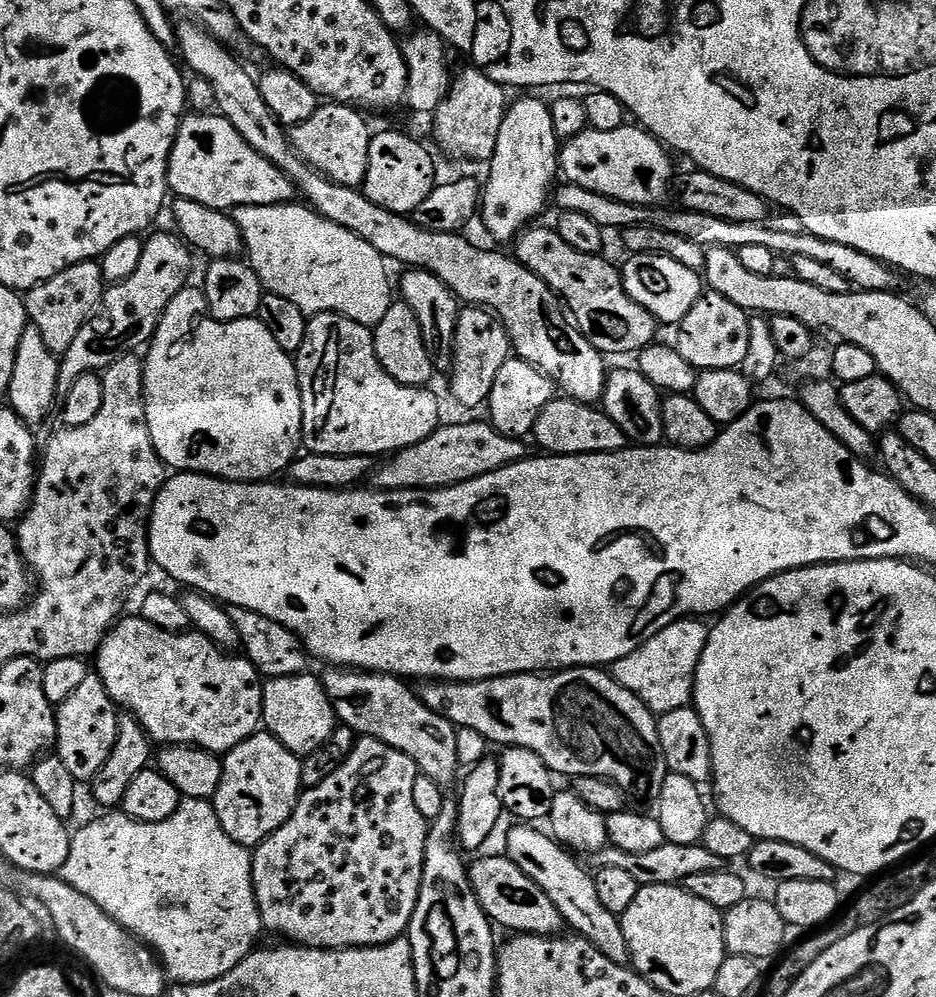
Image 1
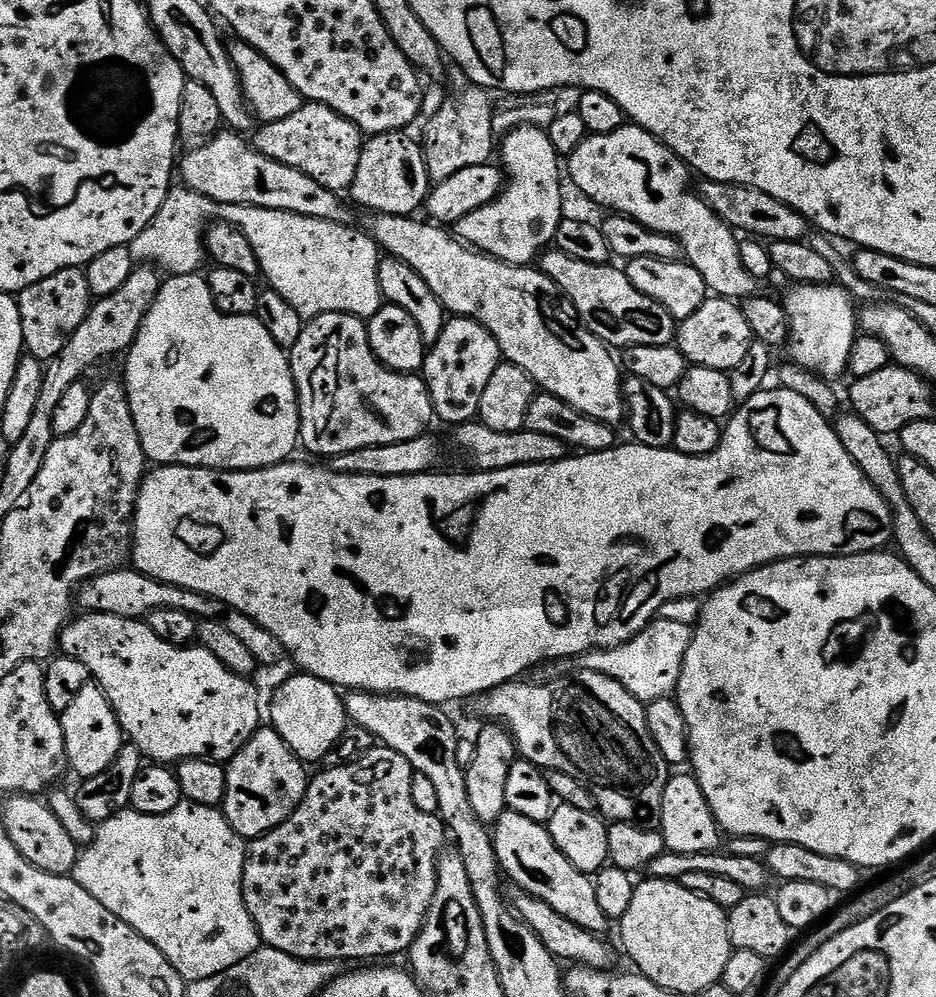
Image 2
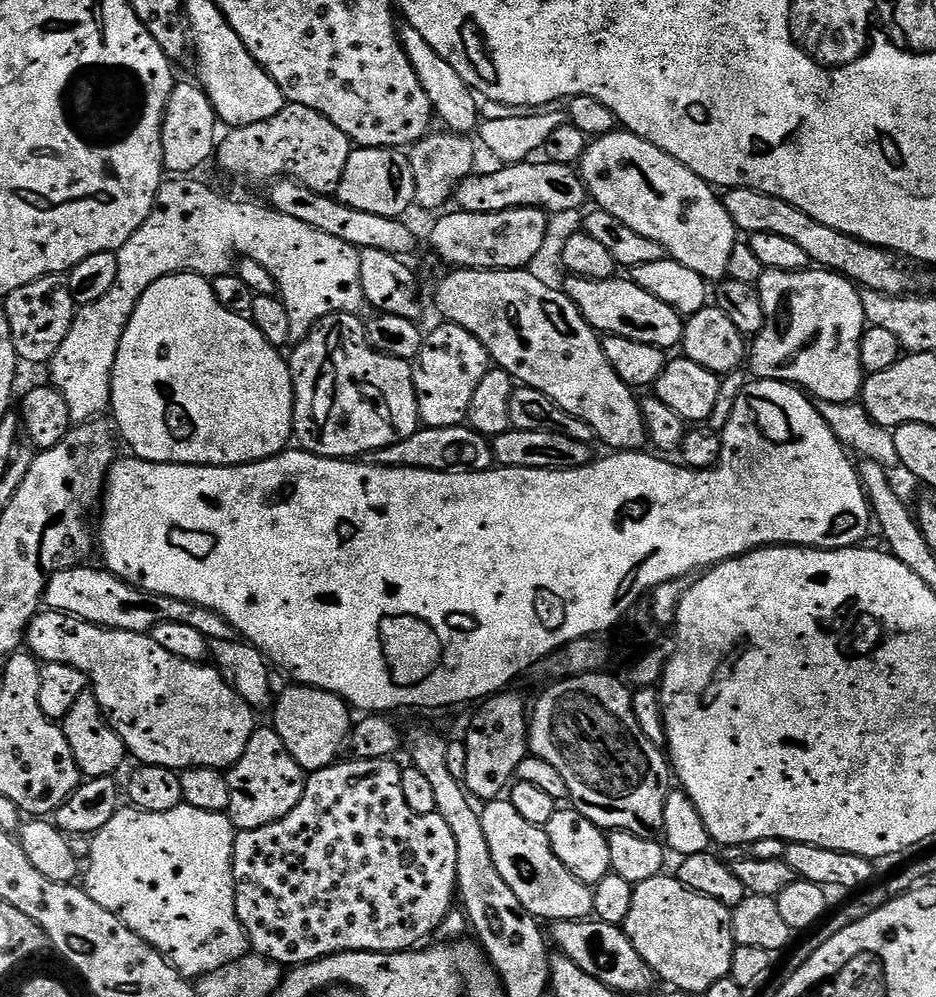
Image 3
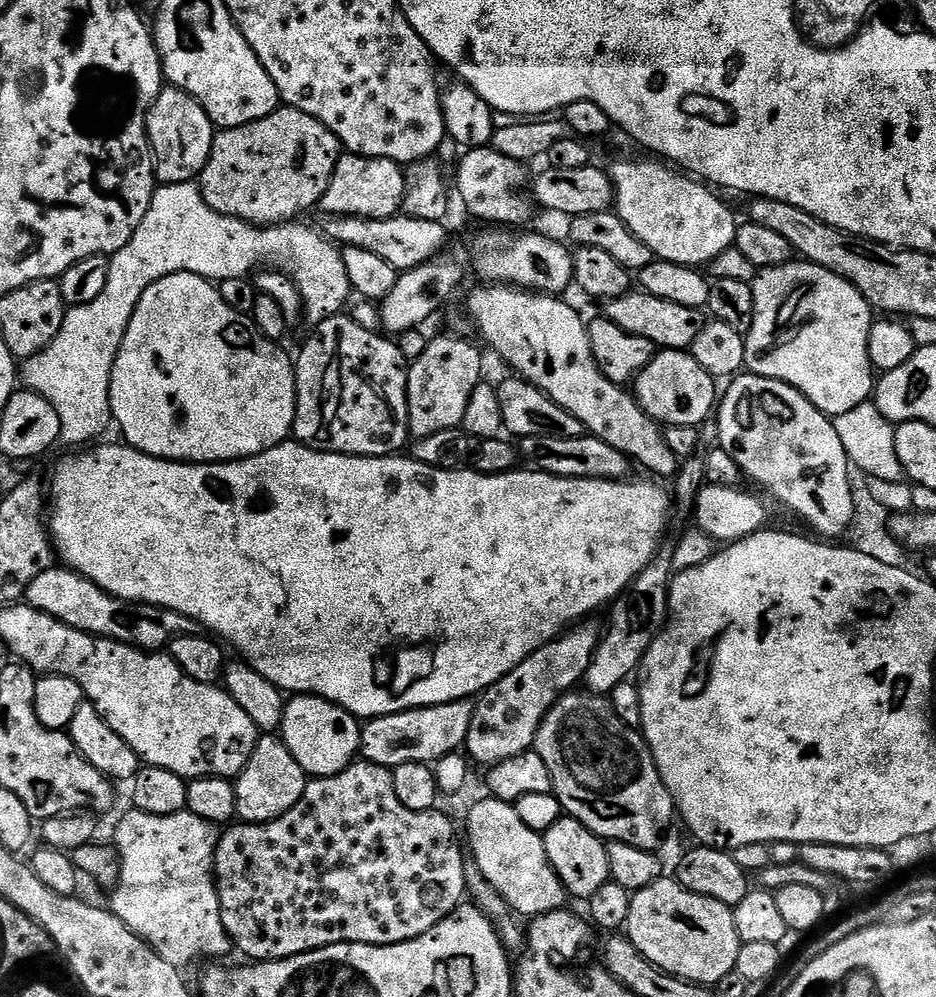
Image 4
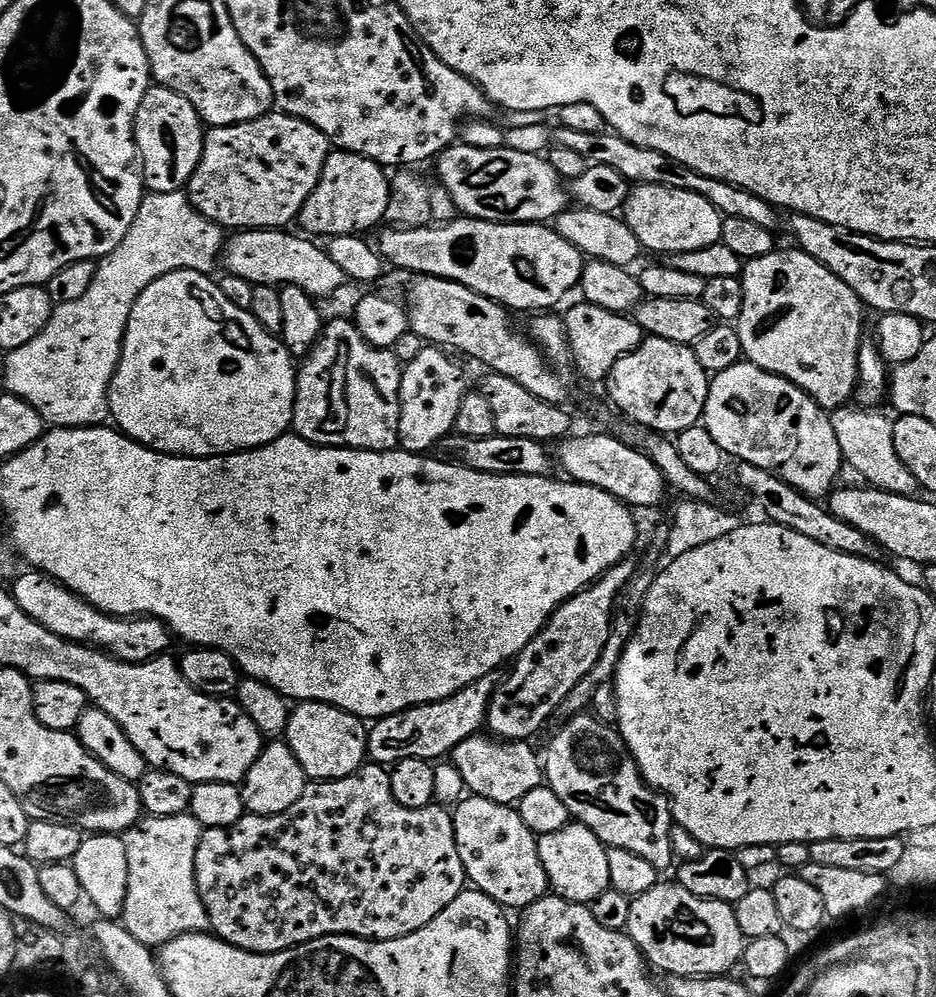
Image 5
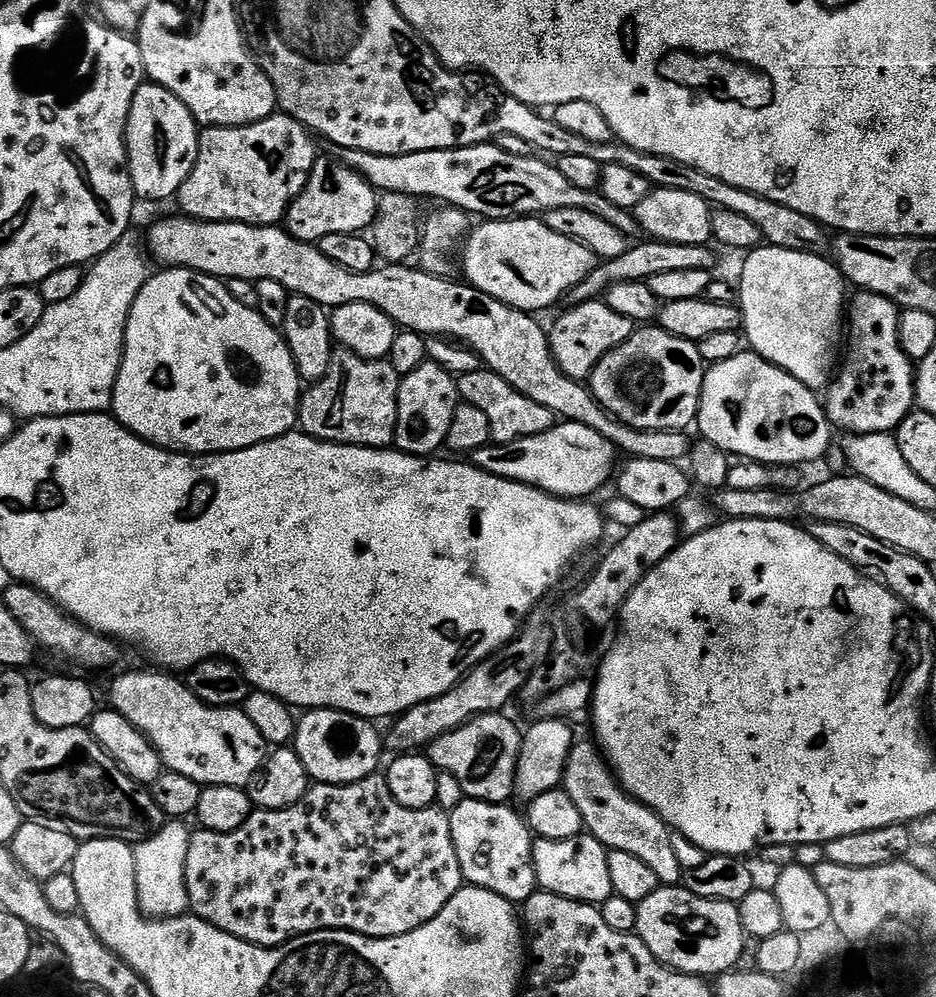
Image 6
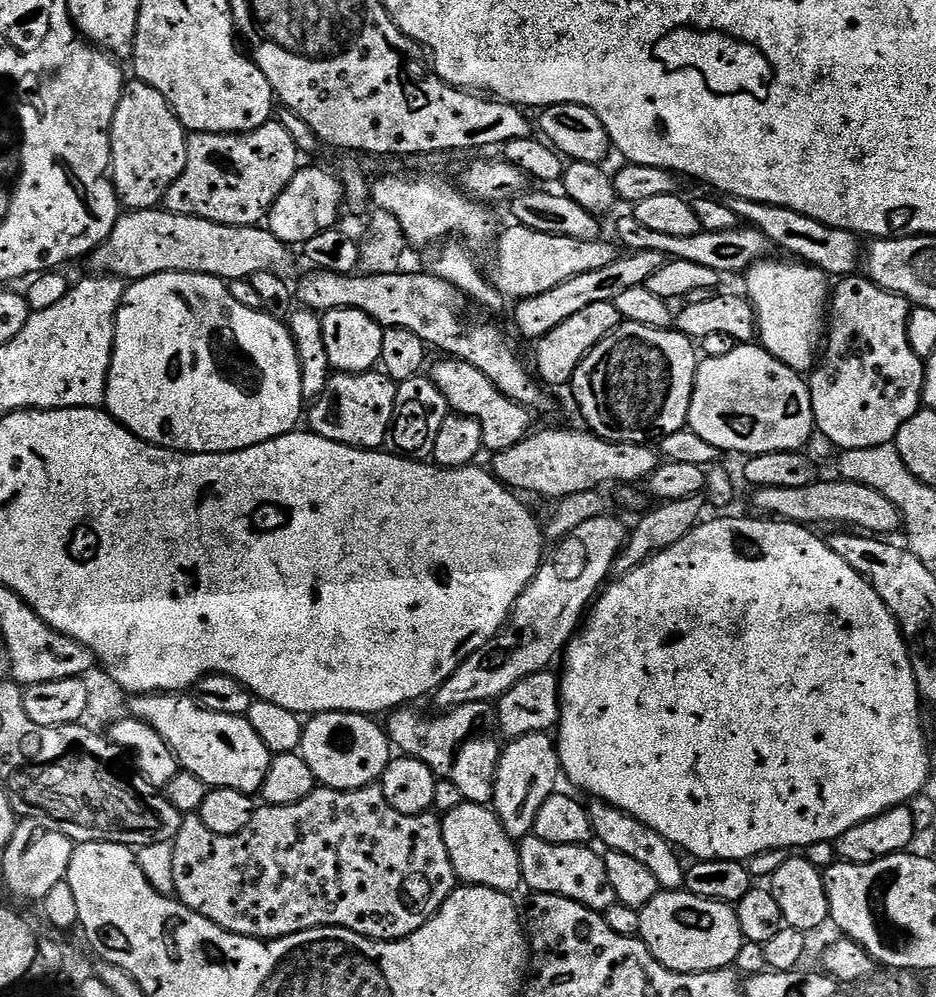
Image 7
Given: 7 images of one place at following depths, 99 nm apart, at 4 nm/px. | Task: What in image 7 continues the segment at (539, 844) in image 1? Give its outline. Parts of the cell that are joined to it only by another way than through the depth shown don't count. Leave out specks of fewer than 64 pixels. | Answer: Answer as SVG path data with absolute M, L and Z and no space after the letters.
M463 802L456 809L443 813L440 825L450 862L465 885L493 888L509 894L515 893L516 887L521 887L522 866L517 841L506 834L491 807Z

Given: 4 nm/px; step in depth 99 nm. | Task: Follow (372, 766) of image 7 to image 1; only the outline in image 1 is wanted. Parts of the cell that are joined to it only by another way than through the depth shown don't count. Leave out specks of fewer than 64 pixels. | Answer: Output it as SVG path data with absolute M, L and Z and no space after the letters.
M312 674L268 680L264 685L262 724L269 734L282 742L282 746L286 746L286 750L301 758L318 751L338 729L336 711L332 708L323 683L317 677L315 680Z

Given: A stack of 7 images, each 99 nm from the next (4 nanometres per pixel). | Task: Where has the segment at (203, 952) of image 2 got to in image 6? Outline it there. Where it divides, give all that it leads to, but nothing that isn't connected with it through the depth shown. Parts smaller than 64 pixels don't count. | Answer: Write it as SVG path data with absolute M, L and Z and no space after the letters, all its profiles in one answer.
M168 822L157 832L139 841L133 847L134 878L141 912L149 918L165 920L182 916L189 911L186 890L186 850L190 850L192 832L184 822Z

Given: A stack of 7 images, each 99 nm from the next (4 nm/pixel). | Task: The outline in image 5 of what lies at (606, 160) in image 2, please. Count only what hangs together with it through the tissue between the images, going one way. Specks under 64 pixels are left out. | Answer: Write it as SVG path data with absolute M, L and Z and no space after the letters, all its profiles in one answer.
M649 184L635 185L628 193L628 201L622 209L622 218L638 234L641 249L663 254L682 254L690 250L706 250L706 246L714 246L722 241L722 226L725 217L719 210L710 206L706 198L694 194L690 190L674 190L670 186L650 186Z

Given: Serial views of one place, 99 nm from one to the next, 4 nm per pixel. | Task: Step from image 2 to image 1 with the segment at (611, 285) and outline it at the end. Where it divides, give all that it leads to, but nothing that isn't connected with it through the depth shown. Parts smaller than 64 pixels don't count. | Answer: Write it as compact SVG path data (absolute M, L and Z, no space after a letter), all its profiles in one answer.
M529 226L520 233L514 244L515 259L542 278L560 297L576 327L598 351L609 357L624 356L627 352L639 354L657 339L658 322L654 314L626 294L624 278L617 265L615 268L603 255L582 254L574 250L574 246L566 246L555 227L536 227L540 226Z

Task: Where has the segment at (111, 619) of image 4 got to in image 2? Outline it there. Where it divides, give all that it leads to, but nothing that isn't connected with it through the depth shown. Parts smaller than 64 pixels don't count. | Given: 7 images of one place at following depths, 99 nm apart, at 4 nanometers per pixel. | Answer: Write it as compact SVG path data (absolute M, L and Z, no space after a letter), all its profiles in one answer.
M131 567L117 568L114 572L103 572L92 580L87 580L78 589L78 604L85 613L101 612L102 614L114 614L127 620L144 620L154 610L182 610L186 614L196 617L197 620L209 620L210 622L224 623L226 630L231 630L248 649L254 654L257 665L276 664L280 659L285 659L286 653L282 642L270 634L270 630L262 630L254 618L246 618L238 610L228 608L218 598L210 598L206 594L198 594L194 590L179 588L173 584L167 584L161 580L150 578L146 574L137 572Z

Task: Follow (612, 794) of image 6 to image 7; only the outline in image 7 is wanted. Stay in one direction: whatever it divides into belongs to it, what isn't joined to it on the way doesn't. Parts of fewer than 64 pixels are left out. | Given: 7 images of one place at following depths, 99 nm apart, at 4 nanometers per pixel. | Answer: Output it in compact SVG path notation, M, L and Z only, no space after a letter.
M593 799L591 803L587 805L587 810L592 823L592 835L597 841L600 839L605 844L603 847L607 851L630 854L630 858L643 862L654 873L654 878L658 878L663 891L678 892L684 888L686 864L680 861L681 853L670 841L662 838L662 834L650 830L650 826L638 822L638 818L628 815L627 812L605 804L602 800Z

